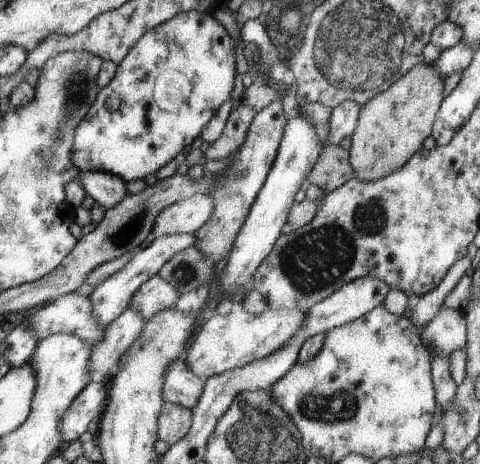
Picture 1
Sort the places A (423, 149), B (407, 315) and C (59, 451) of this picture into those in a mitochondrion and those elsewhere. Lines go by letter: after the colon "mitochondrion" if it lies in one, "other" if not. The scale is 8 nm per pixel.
A: other
B: other
C: other

